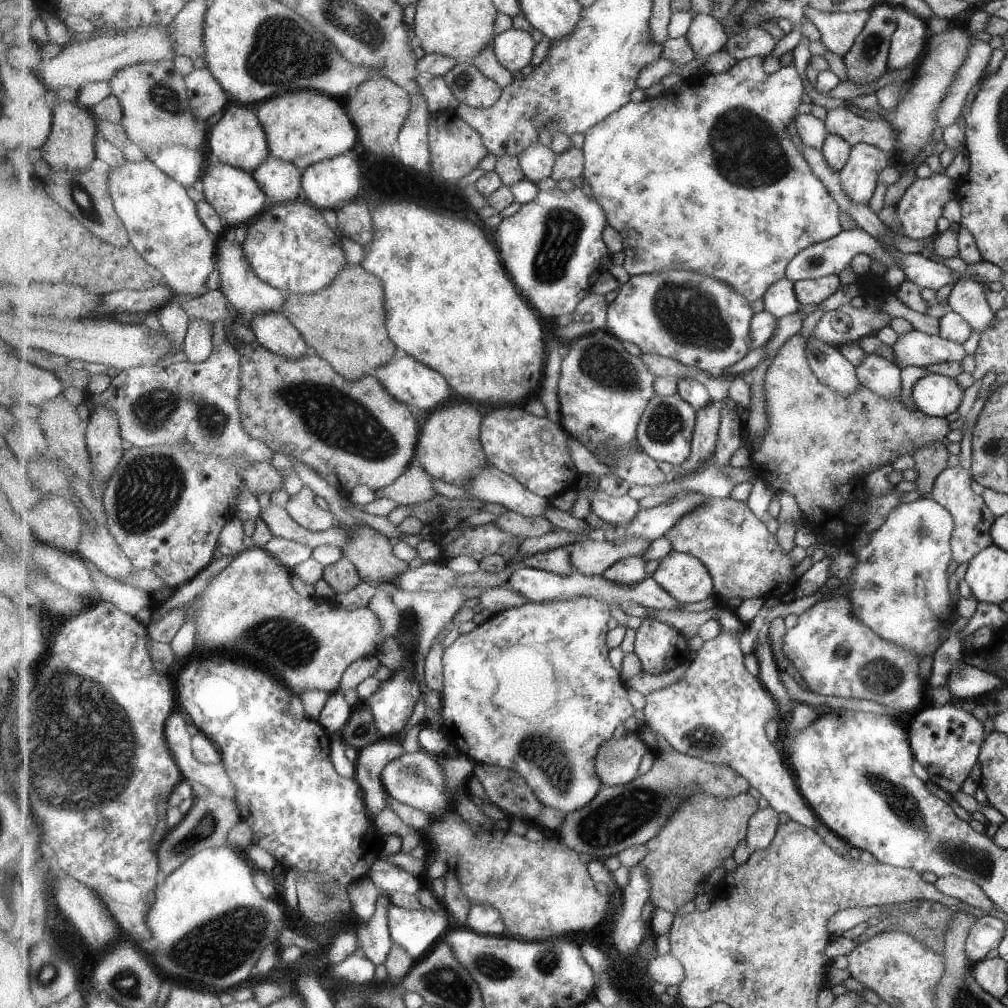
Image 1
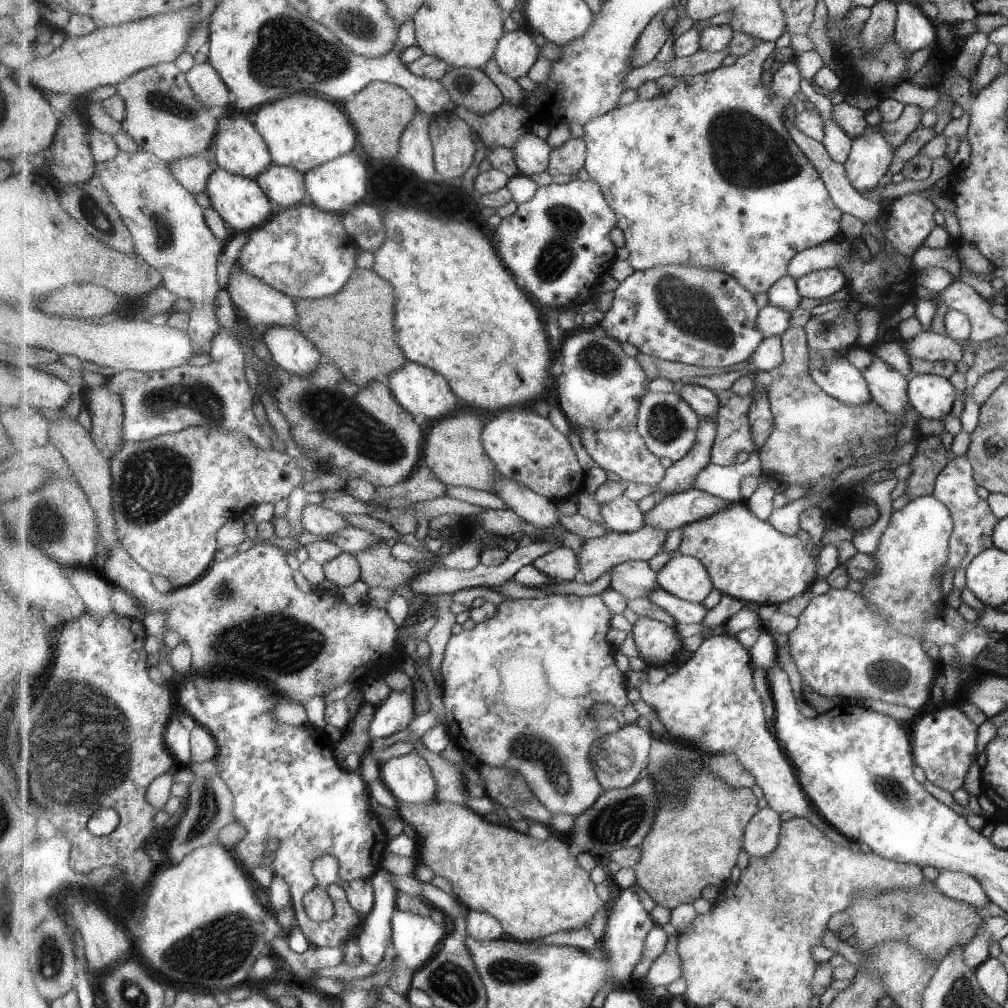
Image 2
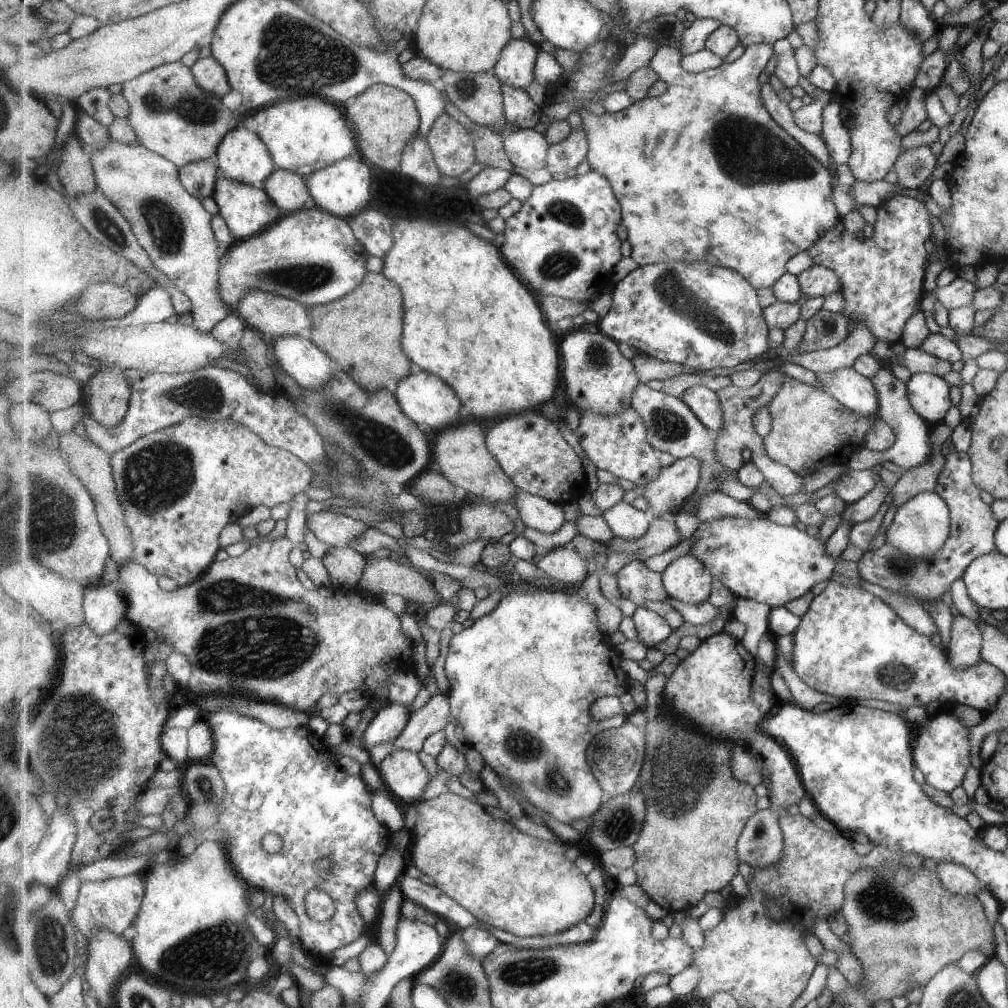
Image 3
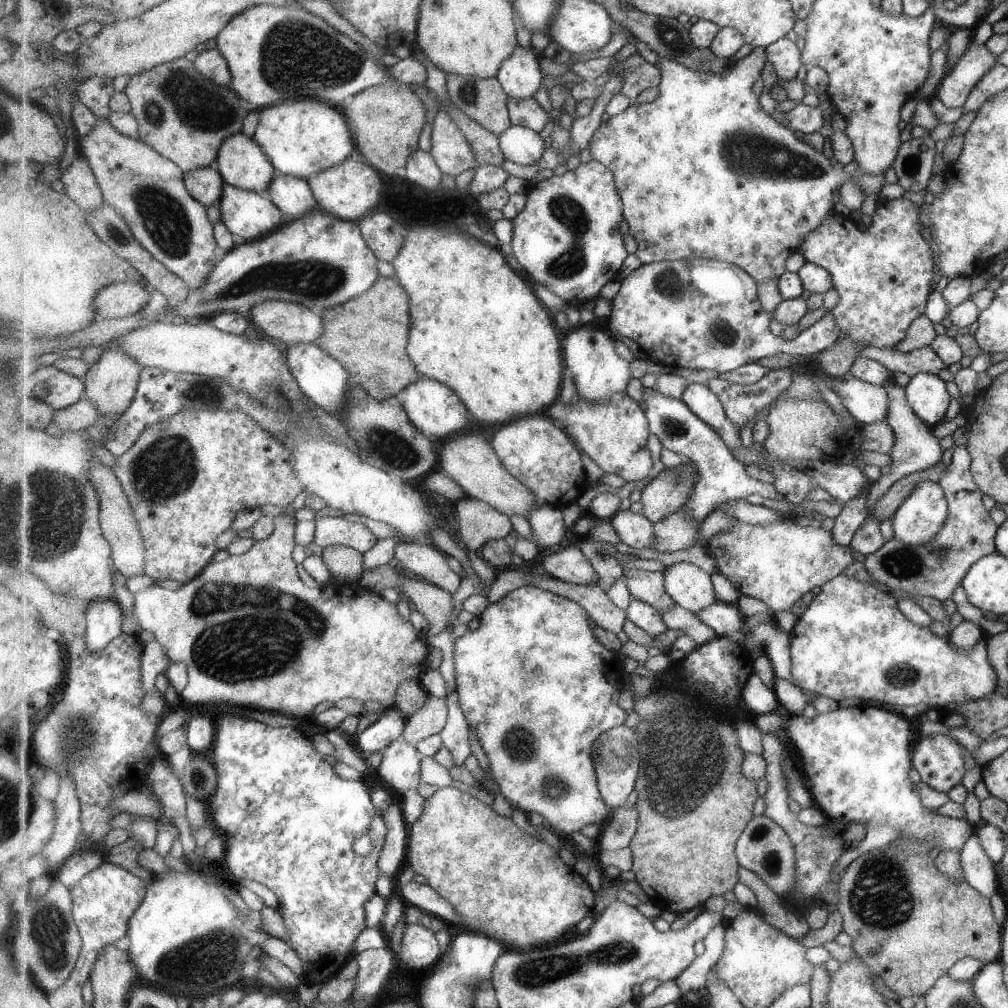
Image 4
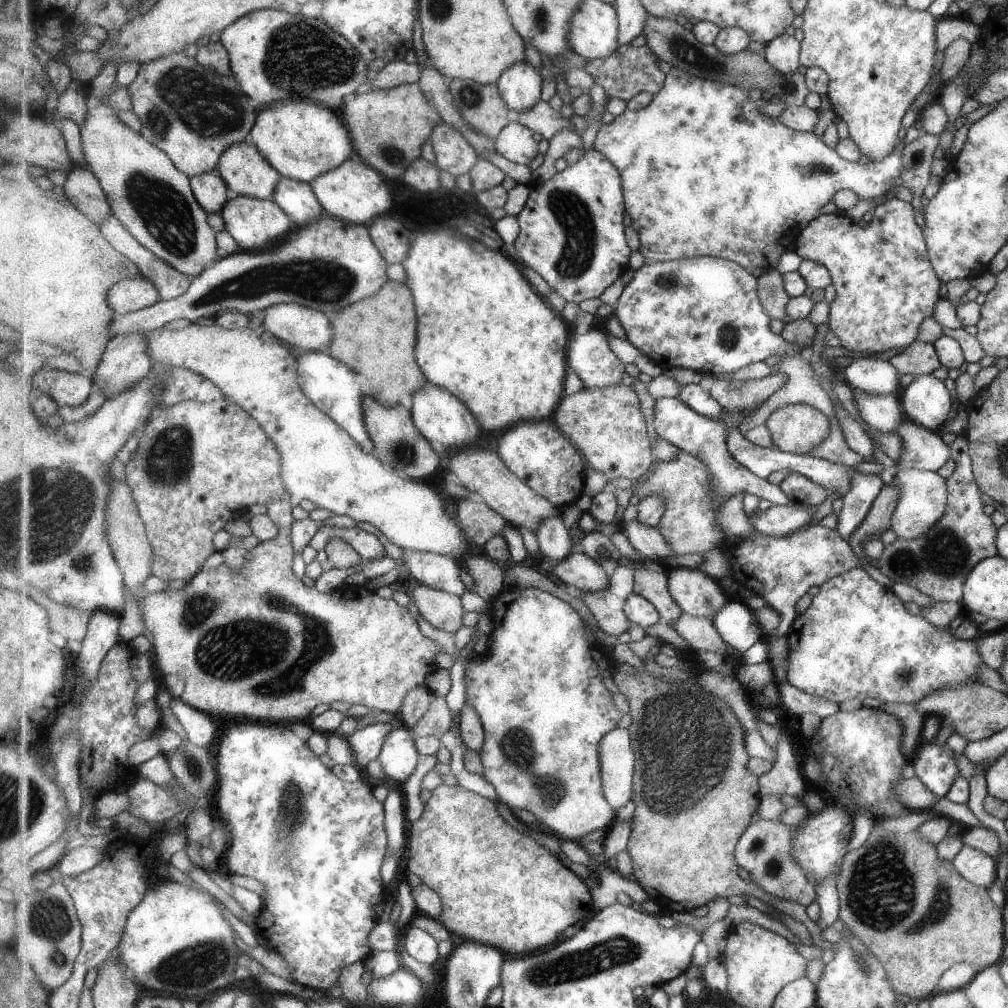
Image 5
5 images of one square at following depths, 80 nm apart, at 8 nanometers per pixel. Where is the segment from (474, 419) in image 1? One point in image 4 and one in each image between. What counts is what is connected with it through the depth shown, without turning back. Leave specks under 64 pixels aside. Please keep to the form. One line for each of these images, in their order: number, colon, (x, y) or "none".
2: (454, 450)
3: (461, 453)
4: (470, 459)

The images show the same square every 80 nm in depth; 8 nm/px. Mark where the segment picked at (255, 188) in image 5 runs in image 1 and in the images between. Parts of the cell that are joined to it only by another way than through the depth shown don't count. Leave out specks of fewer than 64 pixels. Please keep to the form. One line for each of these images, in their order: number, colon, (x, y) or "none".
1: (238, 139)
2: (239, 147)
3: (242, 155)
4: (243, 162)

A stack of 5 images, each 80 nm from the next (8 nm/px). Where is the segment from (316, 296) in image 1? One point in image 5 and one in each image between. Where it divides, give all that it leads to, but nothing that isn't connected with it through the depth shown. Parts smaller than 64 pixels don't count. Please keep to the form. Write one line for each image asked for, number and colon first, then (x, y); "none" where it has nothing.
2: (354, 328)
3: (362, 331)
4: (368, 334)
5: (376, 337)

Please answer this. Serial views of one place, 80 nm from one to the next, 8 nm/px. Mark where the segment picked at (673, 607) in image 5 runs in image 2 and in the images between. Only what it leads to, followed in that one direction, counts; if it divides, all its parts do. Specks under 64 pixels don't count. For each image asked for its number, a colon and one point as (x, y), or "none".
2: (634, 579)
3: (639, 584)
4: (646, 586)

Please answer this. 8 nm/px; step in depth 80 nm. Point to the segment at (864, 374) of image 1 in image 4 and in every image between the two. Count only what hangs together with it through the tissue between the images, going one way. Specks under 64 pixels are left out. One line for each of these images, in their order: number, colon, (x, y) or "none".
2: (887, 387)
3: (910, 447)
4: (915, 447)

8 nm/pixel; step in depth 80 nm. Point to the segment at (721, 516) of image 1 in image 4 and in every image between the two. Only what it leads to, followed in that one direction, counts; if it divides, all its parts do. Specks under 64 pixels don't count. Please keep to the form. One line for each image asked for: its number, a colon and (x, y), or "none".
2: (748, 558)
3: (757, 558)
4: (779, 562)

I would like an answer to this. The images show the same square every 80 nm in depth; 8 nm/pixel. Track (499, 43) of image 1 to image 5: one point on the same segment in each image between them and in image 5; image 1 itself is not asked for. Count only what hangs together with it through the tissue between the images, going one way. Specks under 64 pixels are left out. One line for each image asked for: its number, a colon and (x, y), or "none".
2: (516, 53)
3: (516, 67)
4: (521, 75)
5: (520, 85)

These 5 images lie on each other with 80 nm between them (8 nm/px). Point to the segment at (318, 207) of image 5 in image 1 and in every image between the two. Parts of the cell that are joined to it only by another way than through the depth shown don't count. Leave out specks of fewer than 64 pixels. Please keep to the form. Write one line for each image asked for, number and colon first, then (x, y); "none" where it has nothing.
1: (282, 181)
2: (284, 184)
3: (290, 191)
4: (294, 196)

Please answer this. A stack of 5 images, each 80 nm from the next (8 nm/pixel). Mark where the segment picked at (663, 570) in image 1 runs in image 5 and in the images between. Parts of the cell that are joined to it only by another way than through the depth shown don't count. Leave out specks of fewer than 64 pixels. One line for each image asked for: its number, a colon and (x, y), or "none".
2: (685, 576)
3: (688, 578)
4: (690, 586)
5: (698, 594)

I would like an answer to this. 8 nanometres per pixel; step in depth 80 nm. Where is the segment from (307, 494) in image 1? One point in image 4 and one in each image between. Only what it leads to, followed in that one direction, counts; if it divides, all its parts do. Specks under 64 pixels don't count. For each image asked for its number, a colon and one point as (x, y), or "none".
2: (320, 521)
3: (337, 530)
4: (330, 530)

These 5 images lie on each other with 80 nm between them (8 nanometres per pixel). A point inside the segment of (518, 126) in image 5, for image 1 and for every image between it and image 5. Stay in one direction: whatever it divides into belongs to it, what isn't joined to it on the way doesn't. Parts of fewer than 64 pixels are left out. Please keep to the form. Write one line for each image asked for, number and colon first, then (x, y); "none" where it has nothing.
1: (537, 162)
2: (532, 154)
3: (528, 149)
4: (524, 146)

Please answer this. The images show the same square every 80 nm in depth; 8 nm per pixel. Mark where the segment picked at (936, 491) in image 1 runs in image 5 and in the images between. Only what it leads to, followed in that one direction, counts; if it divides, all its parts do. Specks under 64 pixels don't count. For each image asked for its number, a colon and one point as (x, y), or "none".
2: (974, 522)
3: (972, 525)
4: (932, 570)
5: (937, 564)

